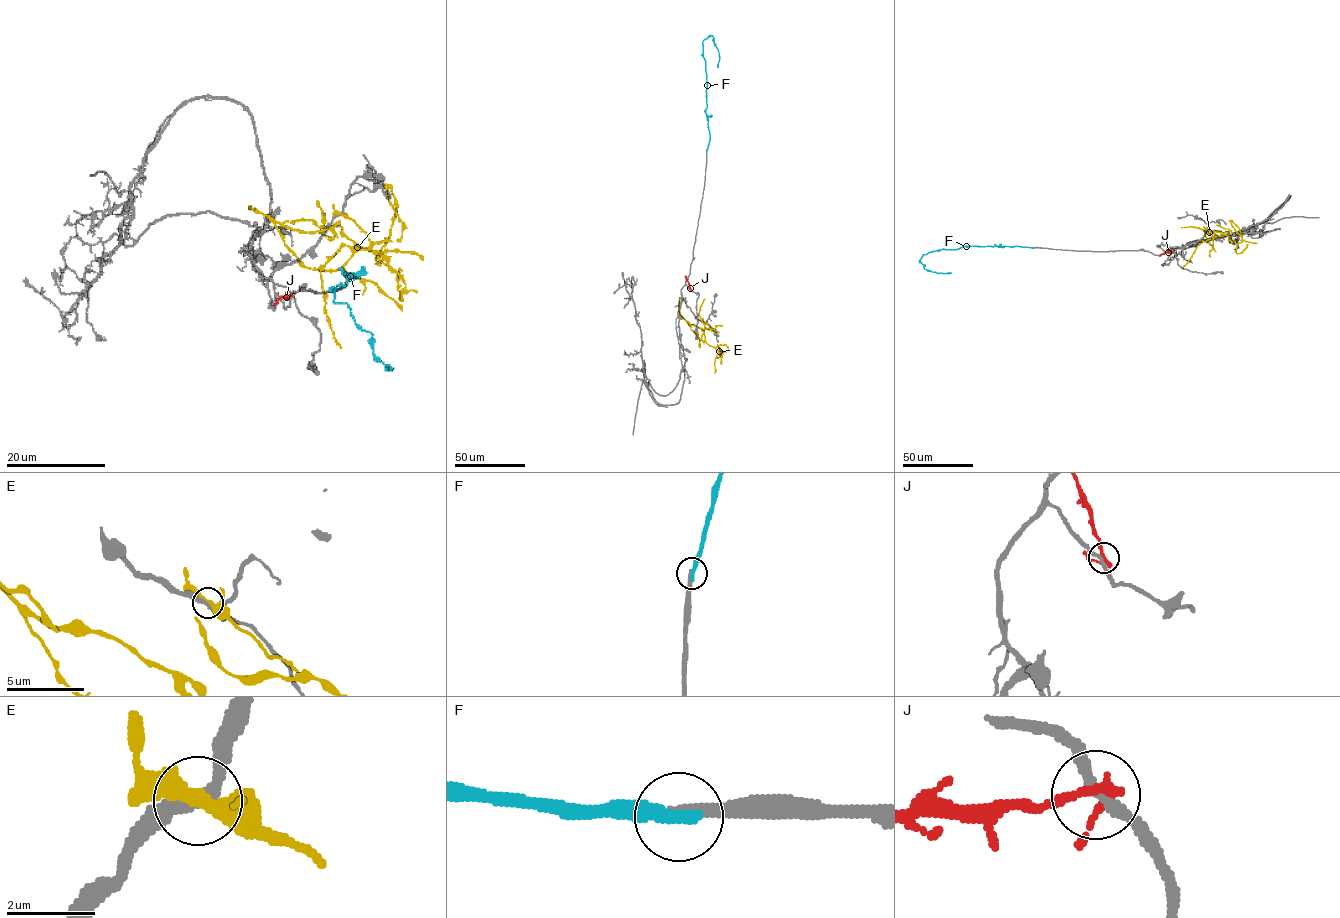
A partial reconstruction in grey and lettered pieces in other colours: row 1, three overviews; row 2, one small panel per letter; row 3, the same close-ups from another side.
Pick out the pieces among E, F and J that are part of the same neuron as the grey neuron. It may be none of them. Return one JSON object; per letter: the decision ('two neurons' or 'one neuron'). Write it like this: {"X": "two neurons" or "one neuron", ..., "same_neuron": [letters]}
{"E": "two neurons", "F": "two neurons", "J": "two neurons", "same_neuron": []}

